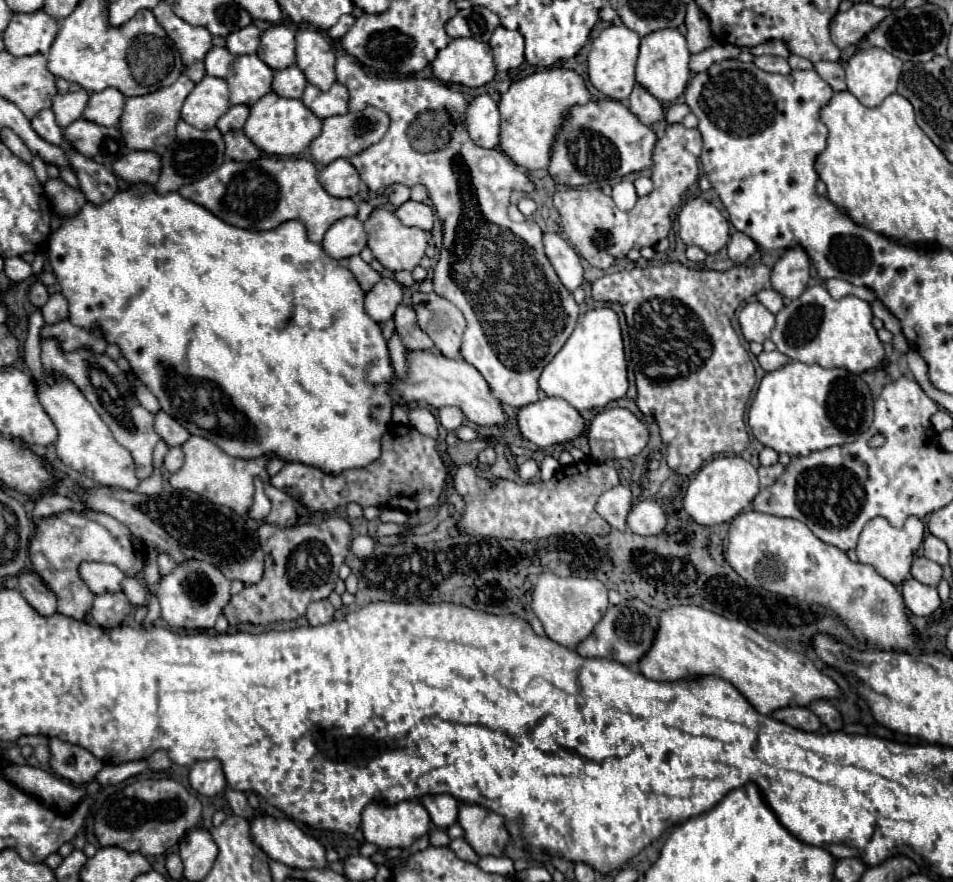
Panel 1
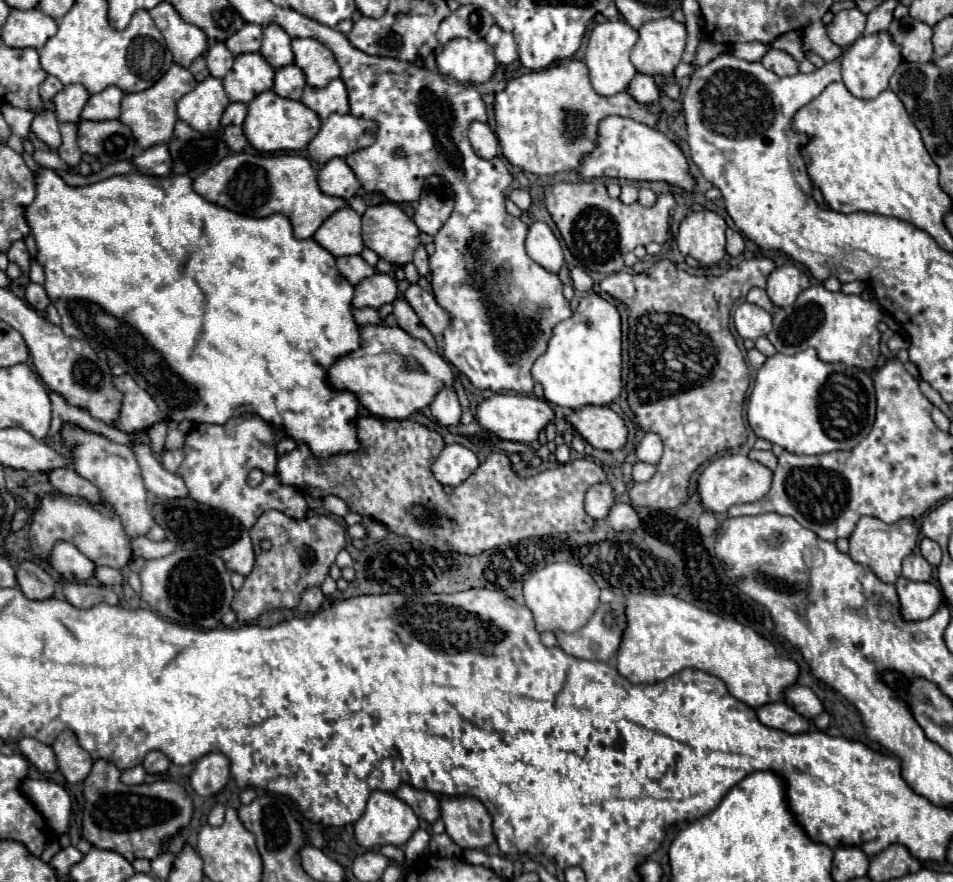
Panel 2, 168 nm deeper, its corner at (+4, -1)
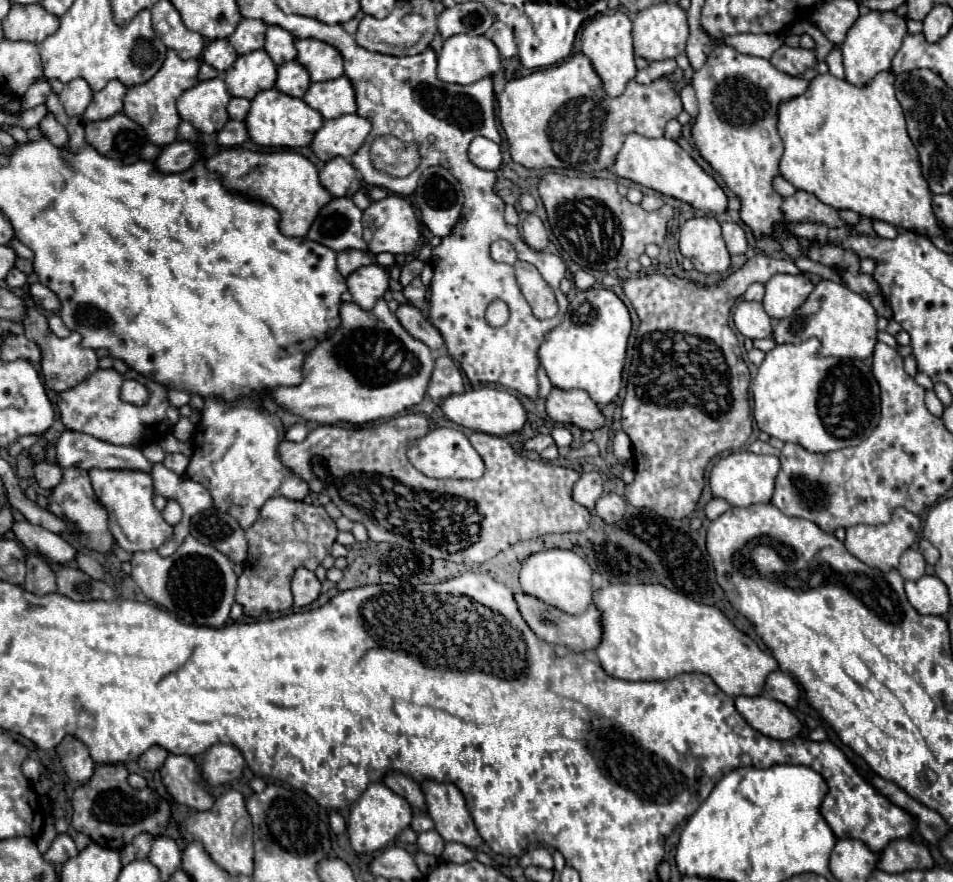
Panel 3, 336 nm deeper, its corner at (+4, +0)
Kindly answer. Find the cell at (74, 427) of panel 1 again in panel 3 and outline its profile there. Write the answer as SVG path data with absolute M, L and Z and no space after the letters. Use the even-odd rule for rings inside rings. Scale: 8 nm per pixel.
M93 469L89 471L93 491L101 505L107 509L111 517L115 517L119 529L111 529L111 535L129 553L135 551L155 551L173 535L173 525L169 525L161 511L153 505L153 479L149 473L117 473L109 469Z

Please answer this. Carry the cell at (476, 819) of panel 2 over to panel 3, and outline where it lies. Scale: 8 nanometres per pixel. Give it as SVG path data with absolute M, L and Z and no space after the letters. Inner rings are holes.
M425 779L421 783L421 791L425 795L427 813L431 815L437 833L445 841L463 843L469 849L477 849L483 841L469 817L465 799L461 791L453 783L437 783L433 779Z

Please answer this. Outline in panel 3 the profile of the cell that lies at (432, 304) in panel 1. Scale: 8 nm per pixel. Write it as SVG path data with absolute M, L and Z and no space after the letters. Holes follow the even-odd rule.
M415 277L407 287L403 287L405 299L407 299L411 305L419 307L419 309L425 307L425 291L427 291L427 289L425 289L425 285L421 283L419 277Z

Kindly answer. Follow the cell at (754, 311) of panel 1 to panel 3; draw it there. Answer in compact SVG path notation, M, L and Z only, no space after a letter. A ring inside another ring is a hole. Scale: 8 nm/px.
M741 301L733 311L735 327L749 339L771 337L771 319L759 301Z

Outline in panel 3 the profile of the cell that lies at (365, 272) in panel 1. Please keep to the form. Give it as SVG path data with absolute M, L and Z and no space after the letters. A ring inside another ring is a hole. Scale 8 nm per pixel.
M347 249L337 253L337 269L343 277L347 277L349 273L353 273L355 269L363 267L363 265L371 265L373 259L369 253L365 251L357 251L357 249Z

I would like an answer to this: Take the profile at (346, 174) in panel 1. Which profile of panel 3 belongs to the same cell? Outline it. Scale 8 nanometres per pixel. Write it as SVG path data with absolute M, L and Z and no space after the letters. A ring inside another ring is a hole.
M333 157L327 161L319 171L319 181L333 197L353 197L361 187L357 171L343 157Z

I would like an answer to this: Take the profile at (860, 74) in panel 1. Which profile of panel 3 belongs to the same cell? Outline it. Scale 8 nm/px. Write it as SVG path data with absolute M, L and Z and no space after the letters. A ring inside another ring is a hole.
M869 11L861 15L851 29L847 31L845 41L841 43L843 65L845 65L845 79L853 85L865 85L877 73L891 69L891 59L895 57L901 41L907 33L905 17L899 17L895 11Z

